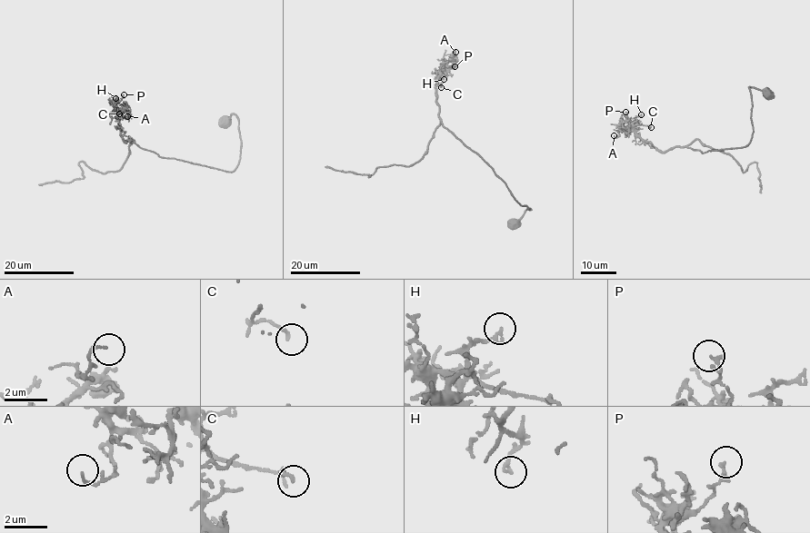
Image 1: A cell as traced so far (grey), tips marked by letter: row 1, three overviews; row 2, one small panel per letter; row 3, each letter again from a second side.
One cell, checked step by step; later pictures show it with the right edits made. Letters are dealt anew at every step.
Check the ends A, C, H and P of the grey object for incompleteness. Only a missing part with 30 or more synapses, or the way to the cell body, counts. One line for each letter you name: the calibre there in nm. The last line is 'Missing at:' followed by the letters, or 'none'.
Missing at: none

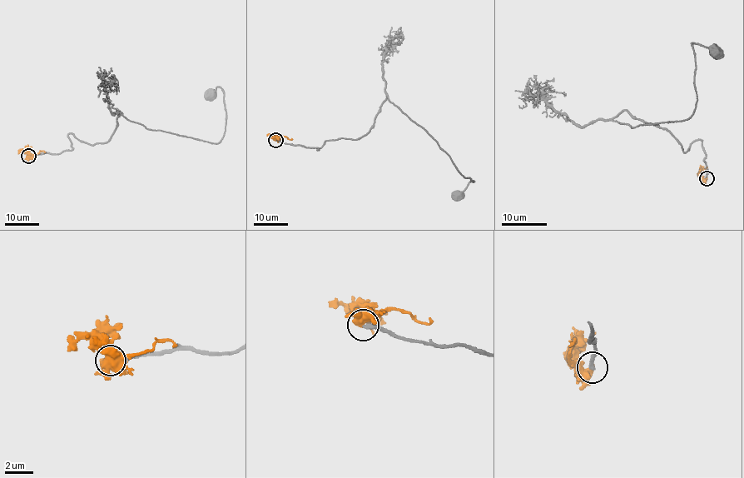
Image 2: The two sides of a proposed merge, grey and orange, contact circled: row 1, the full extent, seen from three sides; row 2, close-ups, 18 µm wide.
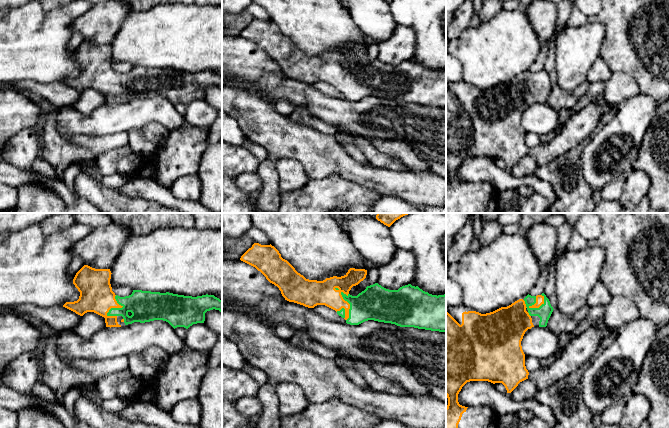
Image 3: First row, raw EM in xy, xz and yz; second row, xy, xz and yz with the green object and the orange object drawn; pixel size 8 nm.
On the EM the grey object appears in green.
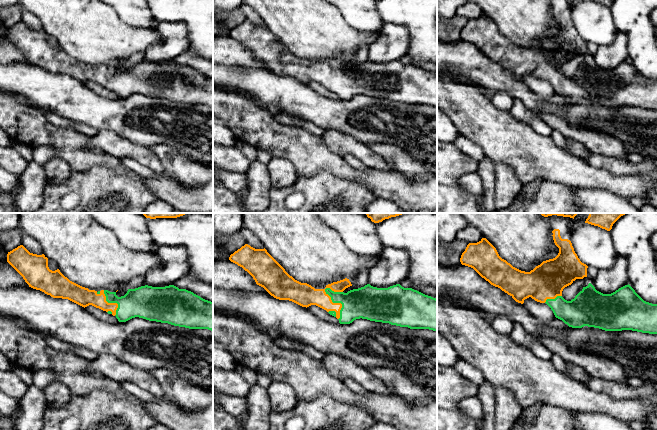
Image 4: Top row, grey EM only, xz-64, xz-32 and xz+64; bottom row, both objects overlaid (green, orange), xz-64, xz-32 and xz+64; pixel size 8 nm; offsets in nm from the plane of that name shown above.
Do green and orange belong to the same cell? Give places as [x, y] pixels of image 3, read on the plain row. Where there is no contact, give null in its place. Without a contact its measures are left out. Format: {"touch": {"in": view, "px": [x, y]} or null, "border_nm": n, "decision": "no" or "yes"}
{"touch": {"in": "yz", "px": [534, 84]}, "border_nm": 180, "decision": "yes"}

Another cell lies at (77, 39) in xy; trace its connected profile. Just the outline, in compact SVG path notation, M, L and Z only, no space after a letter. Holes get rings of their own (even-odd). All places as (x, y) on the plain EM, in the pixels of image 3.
M74 32L68 44L70 53L74 53L76 49L84 42L84 37L80 32Z

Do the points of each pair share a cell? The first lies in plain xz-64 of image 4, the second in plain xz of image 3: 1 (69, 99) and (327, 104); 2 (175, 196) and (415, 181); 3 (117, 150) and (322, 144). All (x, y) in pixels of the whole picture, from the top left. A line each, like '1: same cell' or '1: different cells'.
1: same cell
2: same cell
3: different cells

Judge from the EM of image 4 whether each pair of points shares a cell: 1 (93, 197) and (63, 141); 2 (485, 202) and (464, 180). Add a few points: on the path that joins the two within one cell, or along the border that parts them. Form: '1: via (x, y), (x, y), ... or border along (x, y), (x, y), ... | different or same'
1: border along (102, 165), (93, 165), (83, 171), (72, 170) | different
2: border along (476, 173), (482, 184), (482, 194), (479, 197) | different

